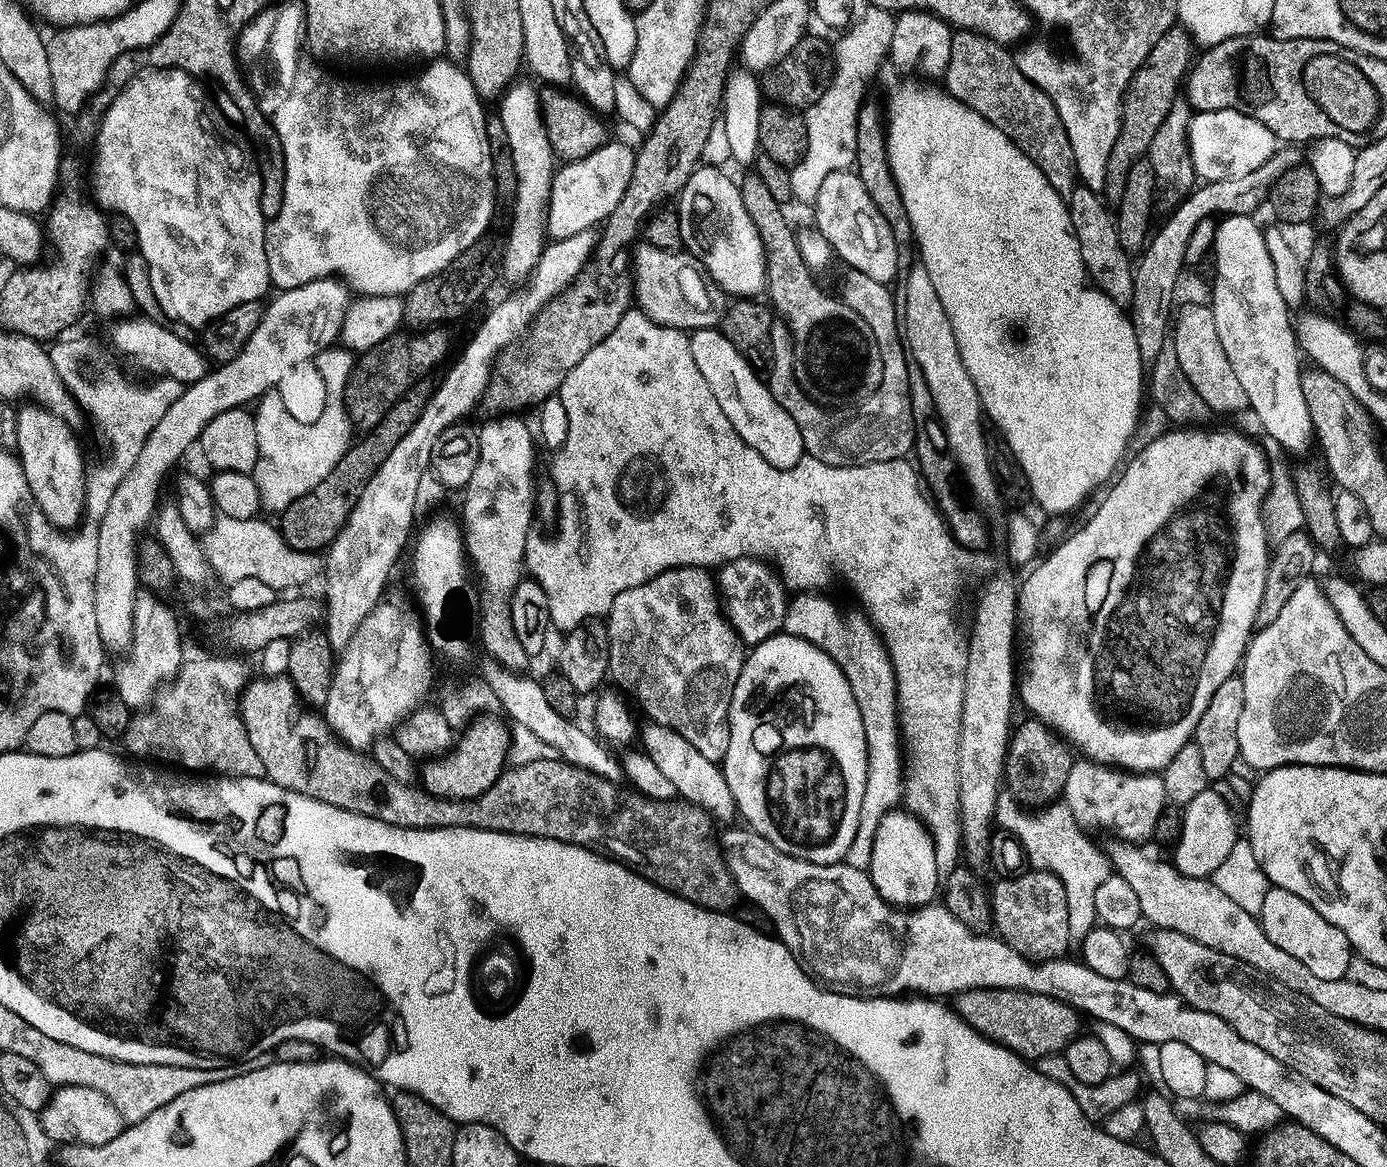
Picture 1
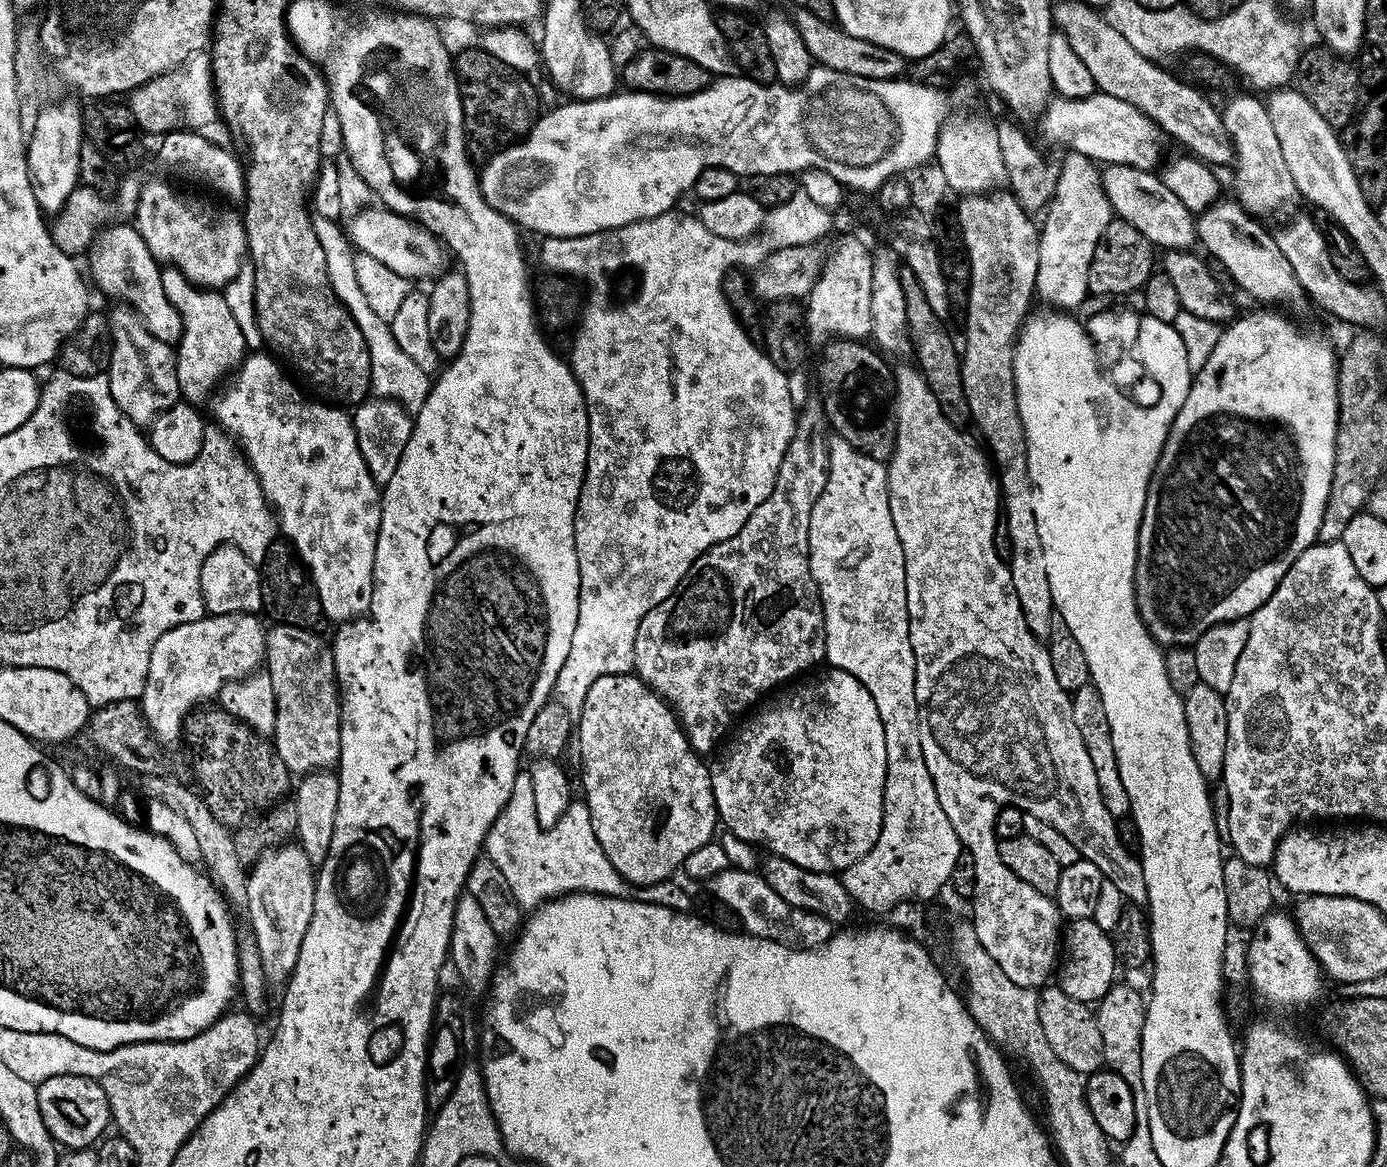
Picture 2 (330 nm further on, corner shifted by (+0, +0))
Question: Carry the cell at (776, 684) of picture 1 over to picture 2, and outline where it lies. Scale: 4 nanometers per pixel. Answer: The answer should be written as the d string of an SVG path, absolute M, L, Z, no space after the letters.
M828 666L825 672L819 672L812 674L817 674L817 676L809 675L804 678L809 678L809 680L801 679L799 682L793 683L791 687L784 690L789 690L789 692L781 691L779 693L779 695L781 694L780 700L766 705L765 708L757 707L739 725L740 733L736 737L734 737L735 735L731 737L733 740L732 745L728 748L728 753L721 758L717 768L711 769L712 789L714 790L716 815L719 823L727 831L733 832L735 836L750 842L753 846L759 846L761 849L763 849L762 847L768 848L764 850L767 850L771 855L794 862L794 866L802 866L806 870L815 872L840 874L844 868L853 866L871 850L871 847L878 841L879 832L882 830L884 787L886 786L886 766L888 765L886 762L886 730L882 730L882 718L878 718L878 706L874 706L874 698L870 698L870 690L866 690L866 686L862 686L862 682L858 682L858 678L854 678L854 674L846 674L846 670L838 670L834 666Z

